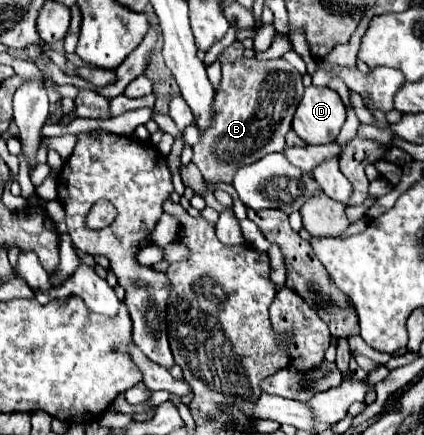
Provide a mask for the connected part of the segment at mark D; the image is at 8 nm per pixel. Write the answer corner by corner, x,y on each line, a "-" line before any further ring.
308,86
292,120
292,130
306,144
334,142
346,120
346,108
332,88

